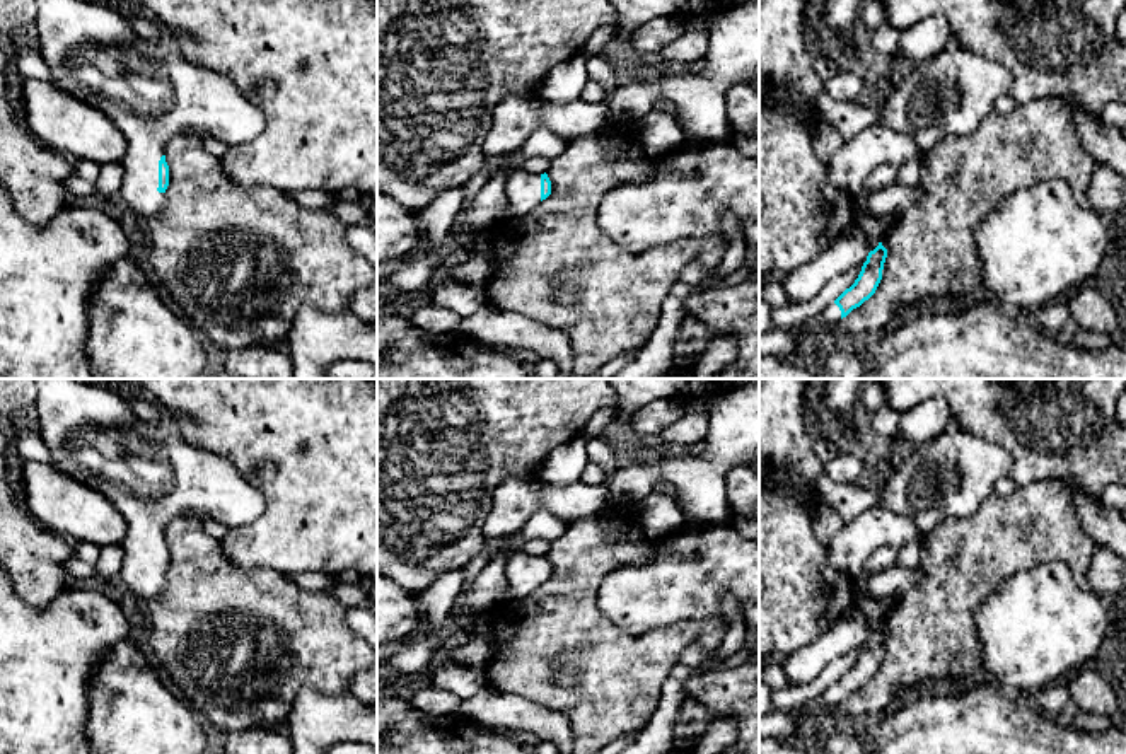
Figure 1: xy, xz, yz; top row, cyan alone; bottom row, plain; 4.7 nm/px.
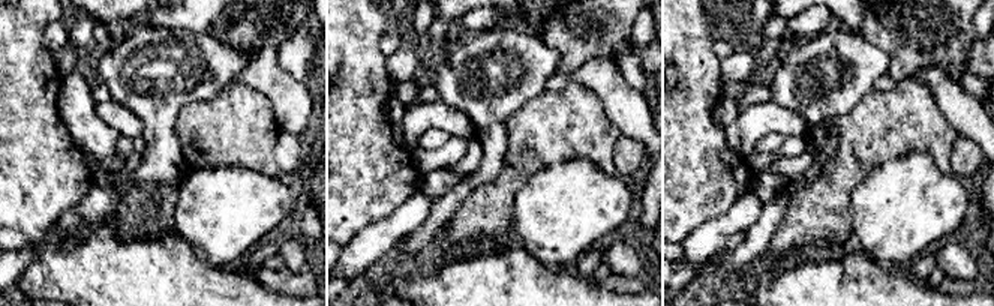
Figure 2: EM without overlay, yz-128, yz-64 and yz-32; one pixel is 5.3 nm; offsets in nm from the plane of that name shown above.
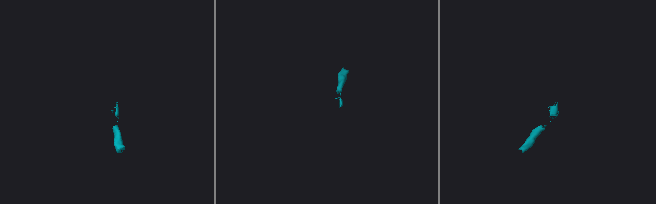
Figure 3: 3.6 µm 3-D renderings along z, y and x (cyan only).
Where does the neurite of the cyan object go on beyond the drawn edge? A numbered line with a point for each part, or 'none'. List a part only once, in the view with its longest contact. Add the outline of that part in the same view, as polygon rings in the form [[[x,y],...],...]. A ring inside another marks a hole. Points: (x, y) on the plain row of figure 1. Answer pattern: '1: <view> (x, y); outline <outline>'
1: xy (147, 471); outline [[[75,379],[34,382],[39,437],[55,469],[102,493],[126,522],[119,578],[130,595],[150,600],[165,587],[165,575],[157,573],[159,542],[176,517],[215,519],[232,529],[251,524],[264,510],[264,496],[234,464],[189,445],[172,421],[143,421],[123,392]]]
2: yz (780, 725); outline [[[833,684],[815,698],[793,708],[792,711],[768,710],[759,716],[759,739],[773,737],[786,740],[788,737],[821,727],[824,718],[841,703],[841,693]]]

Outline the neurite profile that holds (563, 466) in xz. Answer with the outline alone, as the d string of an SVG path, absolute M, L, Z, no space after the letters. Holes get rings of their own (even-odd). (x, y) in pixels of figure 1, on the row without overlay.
M580 437L556 447L541 464L536 479L544 484L568 486L580 481L585 466L583 440Z

